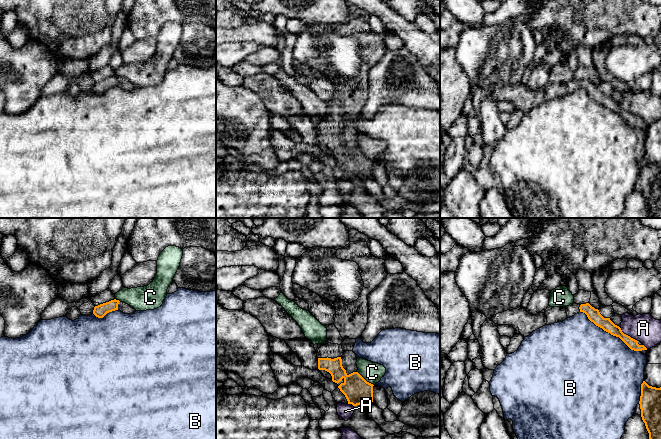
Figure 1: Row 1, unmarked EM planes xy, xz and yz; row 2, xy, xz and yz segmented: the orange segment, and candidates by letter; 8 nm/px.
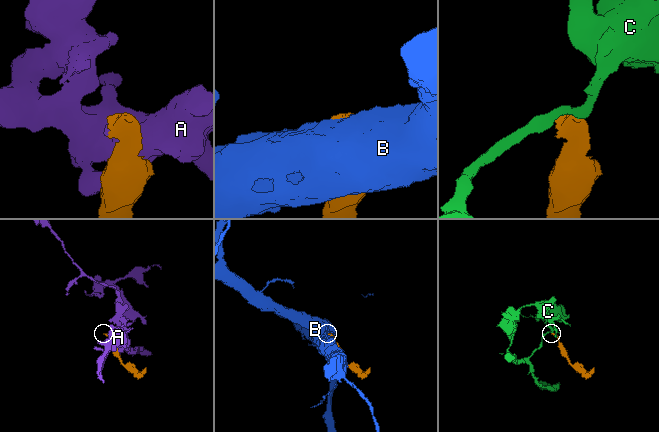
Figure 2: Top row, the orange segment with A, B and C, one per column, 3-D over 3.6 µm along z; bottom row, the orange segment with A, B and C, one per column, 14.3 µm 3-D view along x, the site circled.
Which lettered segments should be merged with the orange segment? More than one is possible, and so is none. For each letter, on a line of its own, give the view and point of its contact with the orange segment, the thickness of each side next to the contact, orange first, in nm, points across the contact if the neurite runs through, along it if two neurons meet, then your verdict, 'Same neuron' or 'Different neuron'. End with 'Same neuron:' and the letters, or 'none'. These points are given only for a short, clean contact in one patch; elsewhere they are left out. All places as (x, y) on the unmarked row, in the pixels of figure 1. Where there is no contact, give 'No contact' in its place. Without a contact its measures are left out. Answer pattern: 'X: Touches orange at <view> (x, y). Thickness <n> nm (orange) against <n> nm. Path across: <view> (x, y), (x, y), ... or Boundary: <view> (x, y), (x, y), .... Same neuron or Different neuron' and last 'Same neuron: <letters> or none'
A: Touches orange at yz (627, 111). Thickness 100 nm (orange) against 220 nm. Different neuron
B: Touches orange at yz (609, 108). Thickness 100 nm (orange) against 480 nm. Different neuron
C: Touches orange at xz (364, 155). Thickness 220 nm (orange) against 160 nm. Boundary: xz (357, 147), (373, 161). Different neuron
Same neuron: none

